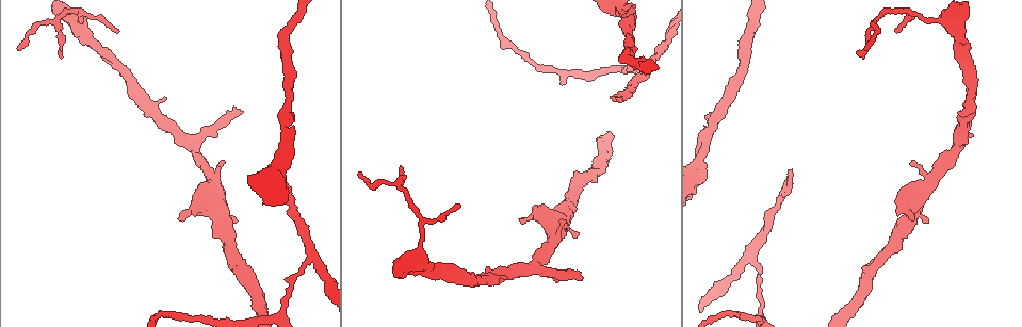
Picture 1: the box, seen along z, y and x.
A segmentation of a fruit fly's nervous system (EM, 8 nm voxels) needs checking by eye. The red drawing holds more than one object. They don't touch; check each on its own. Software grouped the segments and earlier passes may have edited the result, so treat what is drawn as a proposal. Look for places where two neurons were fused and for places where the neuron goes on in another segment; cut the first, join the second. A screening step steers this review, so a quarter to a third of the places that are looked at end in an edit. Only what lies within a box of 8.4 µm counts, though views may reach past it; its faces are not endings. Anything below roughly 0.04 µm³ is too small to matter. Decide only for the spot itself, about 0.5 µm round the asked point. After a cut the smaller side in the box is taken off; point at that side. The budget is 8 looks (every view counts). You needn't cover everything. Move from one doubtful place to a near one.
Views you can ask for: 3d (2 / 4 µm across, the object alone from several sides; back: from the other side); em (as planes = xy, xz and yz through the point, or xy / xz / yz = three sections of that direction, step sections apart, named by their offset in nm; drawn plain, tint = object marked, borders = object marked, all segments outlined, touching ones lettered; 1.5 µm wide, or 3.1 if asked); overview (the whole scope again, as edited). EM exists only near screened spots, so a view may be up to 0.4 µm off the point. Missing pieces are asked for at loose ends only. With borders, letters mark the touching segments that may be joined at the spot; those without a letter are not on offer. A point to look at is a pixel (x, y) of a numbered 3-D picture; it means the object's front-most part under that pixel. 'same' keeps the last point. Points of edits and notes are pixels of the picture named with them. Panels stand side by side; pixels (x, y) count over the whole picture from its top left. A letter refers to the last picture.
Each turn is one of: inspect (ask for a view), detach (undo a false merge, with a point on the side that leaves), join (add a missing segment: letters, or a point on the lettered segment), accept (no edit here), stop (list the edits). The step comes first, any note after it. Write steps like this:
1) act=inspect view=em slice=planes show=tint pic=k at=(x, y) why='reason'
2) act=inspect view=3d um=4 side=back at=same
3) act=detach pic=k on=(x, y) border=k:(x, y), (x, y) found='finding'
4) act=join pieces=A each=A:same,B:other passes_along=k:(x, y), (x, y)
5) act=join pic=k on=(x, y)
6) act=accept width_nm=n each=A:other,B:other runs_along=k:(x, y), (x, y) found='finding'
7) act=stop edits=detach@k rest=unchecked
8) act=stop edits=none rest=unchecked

act=inspect view=em slice=xy step=8 show=tint pic=1 at=(581, 280) why='free end'

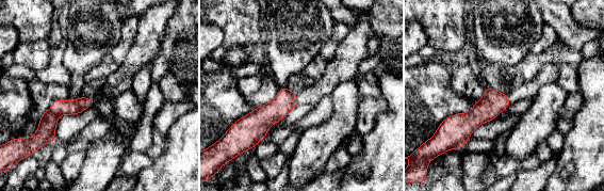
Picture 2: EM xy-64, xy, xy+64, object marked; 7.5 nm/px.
act=inspect view=em slice=planes show=borders at=same

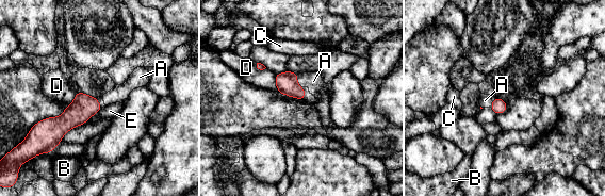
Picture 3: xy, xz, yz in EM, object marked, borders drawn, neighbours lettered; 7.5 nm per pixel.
act=join pieces=A each=A:same,B:other,C:other,D:other,E:other passes_along=3:(287, 84), (296, 81), (313, 81) found='it goes on there'

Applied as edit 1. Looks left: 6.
act=inspect view=3d um=4 pic=1 at=(615, 98) why='long arm stops here'

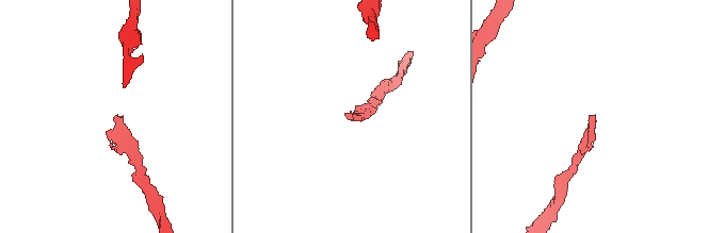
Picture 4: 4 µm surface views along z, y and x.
act=inspect view=em slice=planes show=borders pic=4 at=(115, 119) why='now the EM'

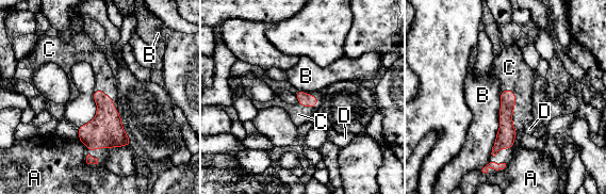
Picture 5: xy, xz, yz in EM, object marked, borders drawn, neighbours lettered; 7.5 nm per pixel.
act=join pieces=C longest_contact=B:480nm each=A:other,B:other,C:same,D:other found='the neuron continues'

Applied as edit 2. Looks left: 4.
act=inspect view=overview

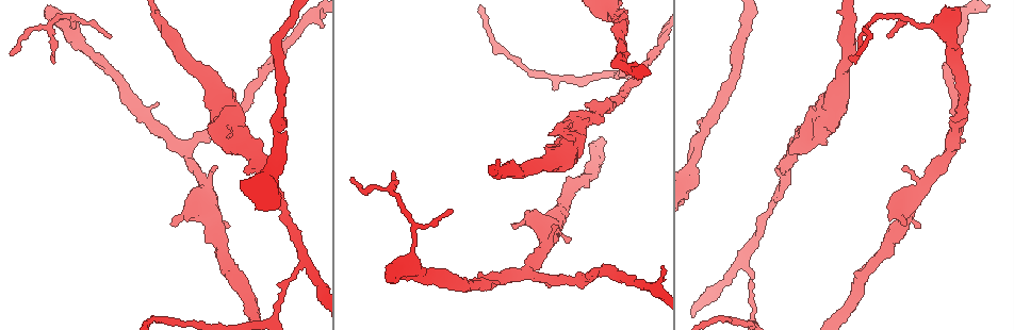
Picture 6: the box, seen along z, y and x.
act=inspect view=em slice=xy step=4 show=borders pic=6 at=(613, 14) why='sudden change in width'

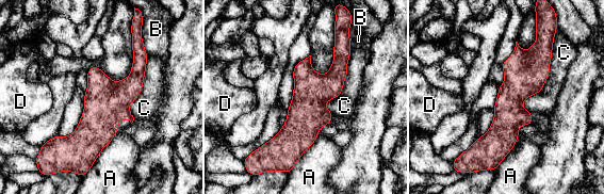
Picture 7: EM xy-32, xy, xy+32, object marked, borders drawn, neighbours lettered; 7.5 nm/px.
act=accept width_nm=260 each=A:other,B:other,C:other,D:other found='one neuron here'

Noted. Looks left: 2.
act=stop edits=join@3,join@5 rest=unchecked

